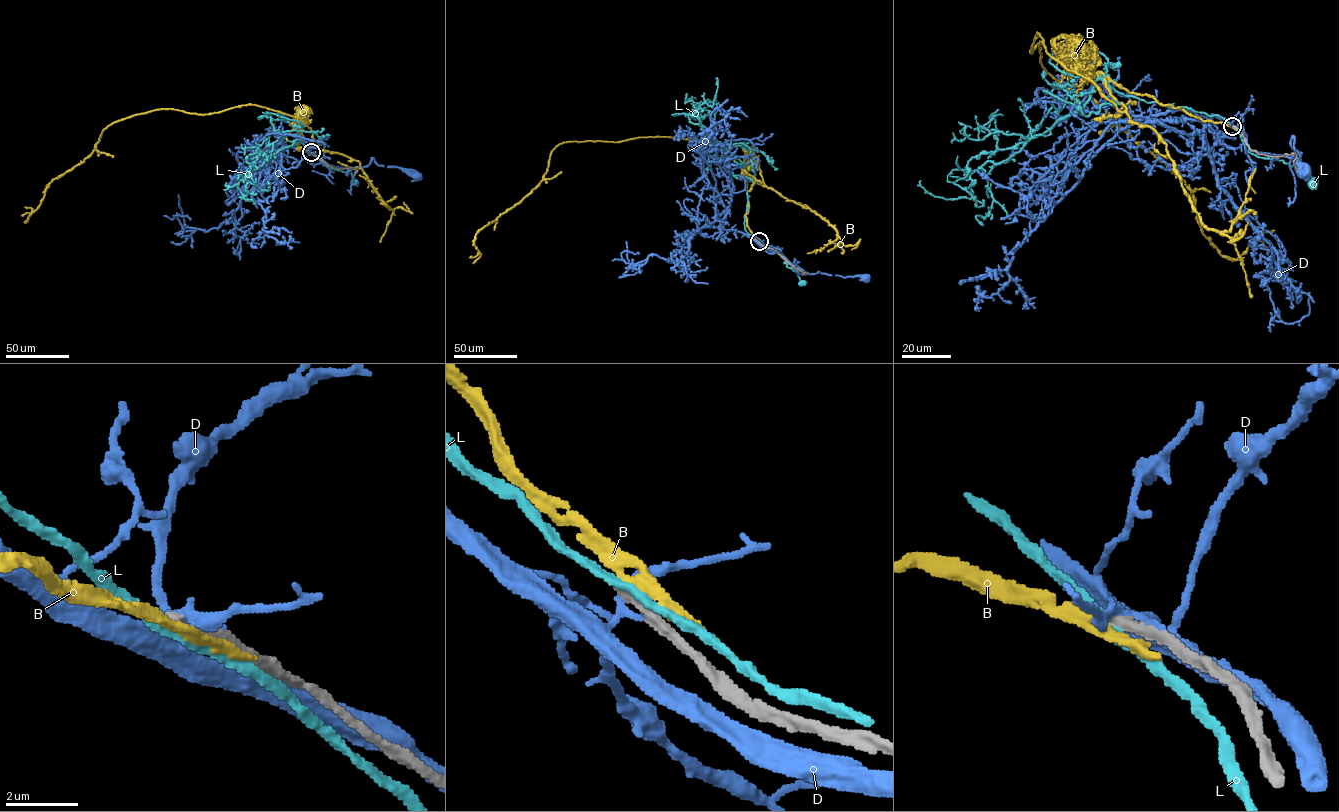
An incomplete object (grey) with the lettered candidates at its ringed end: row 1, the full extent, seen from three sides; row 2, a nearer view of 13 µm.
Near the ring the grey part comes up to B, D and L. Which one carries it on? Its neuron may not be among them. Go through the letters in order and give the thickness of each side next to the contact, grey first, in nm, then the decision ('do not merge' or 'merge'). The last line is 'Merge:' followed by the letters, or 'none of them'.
B: 320 nm thick on the grey side, 320 nm on the other; do not merge
D: 400 nm thick on the grey side, 130 nm on the other; do not merge
L: 360 nm thick on the grey side, 240 nm on the other; do not merge
Merge: none of them

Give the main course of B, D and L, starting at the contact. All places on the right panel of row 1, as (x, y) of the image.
B: (1232, 126), (1068, 70), (1034, 39), (1047, 72), (1185, 183), (1221, 255), (1237, 259), (1274, 230)
D: (1235, 127), (1258, 152), (1291, 157), (1293, 136), (1302, 173)
L: (1233, 127), (1250, 153), (1271, 159), (1274, 157), (1291, 166), (1299, 161), (1311, 182)

